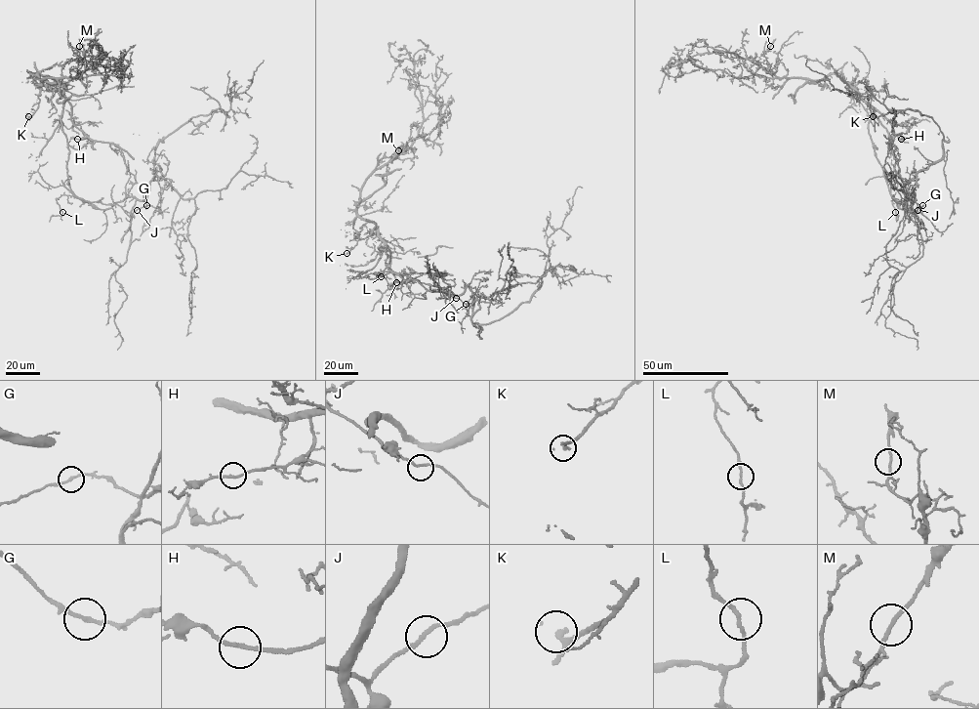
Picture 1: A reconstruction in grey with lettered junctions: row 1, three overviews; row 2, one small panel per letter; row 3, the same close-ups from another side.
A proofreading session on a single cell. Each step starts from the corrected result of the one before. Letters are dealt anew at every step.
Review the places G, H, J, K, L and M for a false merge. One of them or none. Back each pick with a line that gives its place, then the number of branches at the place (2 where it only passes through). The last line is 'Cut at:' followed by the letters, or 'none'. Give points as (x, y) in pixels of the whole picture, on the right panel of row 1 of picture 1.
G: place (922, 205); branches 2
Cut at: G

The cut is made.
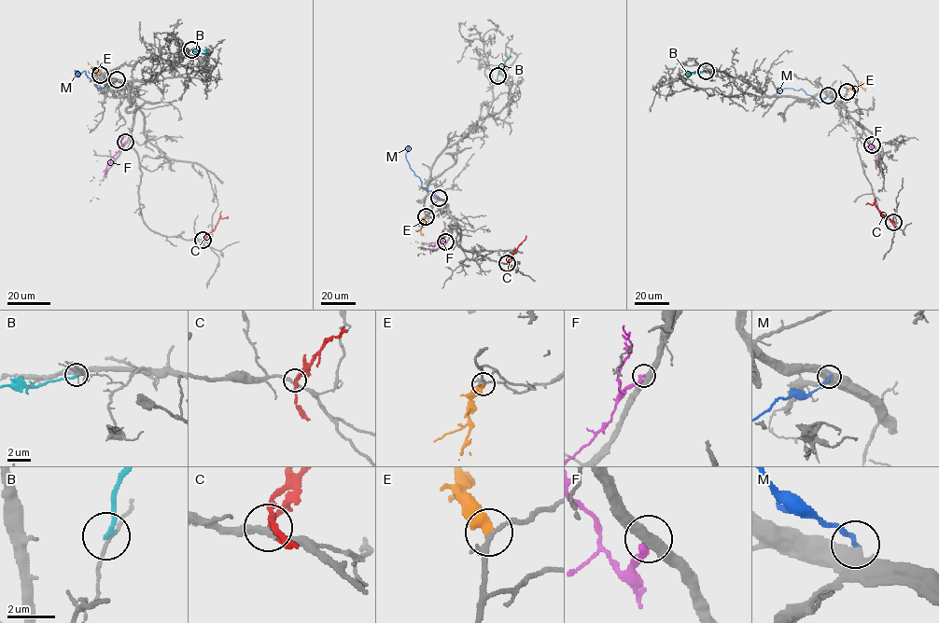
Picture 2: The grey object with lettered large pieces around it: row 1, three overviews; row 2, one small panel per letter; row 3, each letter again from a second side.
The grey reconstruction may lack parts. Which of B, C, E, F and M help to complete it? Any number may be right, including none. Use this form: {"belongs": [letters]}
{"belongs": ["E"]}

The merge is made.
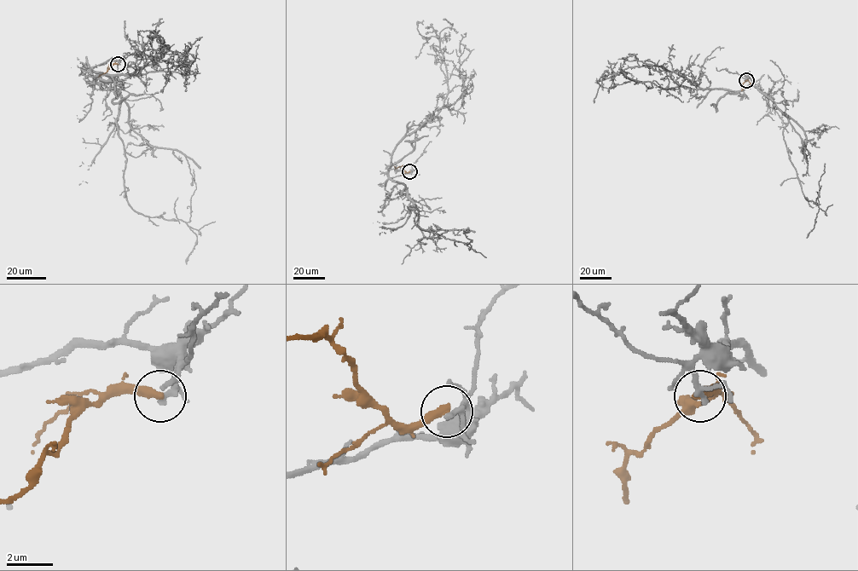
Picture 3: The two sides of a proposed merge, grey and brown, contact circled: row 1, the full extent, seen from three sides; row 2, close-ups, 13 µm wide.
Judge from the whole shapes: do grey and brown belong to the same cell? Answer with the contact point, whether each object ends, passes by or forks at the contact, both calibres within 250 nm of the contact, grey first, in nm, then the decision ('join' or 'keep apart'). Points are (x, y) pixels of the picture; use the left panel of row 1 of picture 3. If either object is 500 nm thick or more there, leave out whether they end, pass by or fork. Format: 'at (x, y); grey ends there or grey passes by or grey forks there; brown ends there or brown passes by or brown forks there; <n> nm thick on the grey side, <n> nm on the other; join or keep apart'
at (118, 64); grey passes by; brown ends there; 200 nm thick on the grey side, 400 nm on the other; keep apart

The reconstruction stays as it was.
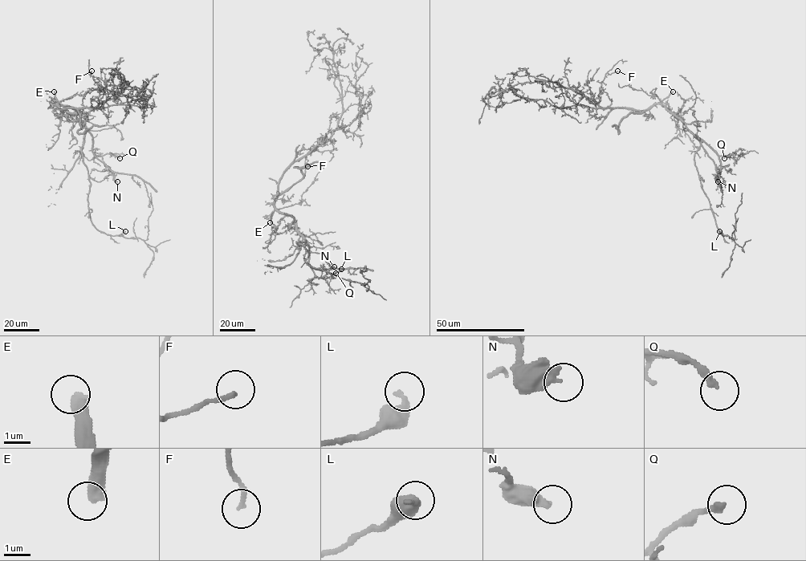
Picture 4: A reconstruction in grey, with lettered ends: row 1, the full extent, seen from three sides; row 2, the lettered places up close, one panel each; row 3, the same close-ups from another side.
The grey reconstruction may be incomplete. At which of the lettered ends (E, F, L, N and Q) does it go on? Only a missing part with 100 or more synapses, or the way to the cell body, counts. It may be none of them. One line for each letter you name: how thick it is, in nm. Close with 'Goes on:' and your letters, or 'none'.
E: calibre 420 nm
Goes on: E

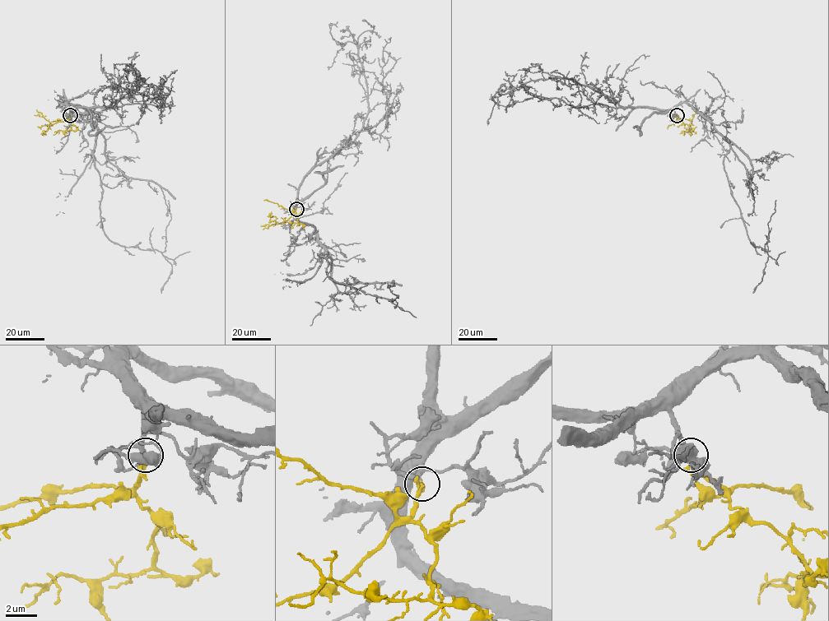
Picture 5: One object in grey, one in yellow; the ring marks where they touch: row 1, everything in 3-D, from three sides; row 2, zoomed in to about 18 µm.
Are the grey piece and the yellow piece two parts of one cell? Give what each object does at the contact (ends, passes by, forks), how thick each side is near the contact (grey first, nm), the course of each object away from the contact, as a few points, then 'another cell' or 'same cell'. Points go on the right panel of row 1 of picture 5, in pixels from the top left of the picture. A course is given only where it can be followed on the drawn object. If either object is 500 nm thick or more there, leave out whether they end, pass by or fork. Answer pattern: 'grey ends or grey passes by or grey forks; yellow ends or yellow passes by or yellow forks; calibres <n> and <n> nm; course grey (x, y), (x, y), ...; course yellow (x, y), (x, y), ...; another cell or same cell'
grey passes by; yellow passes by; calibres 240 and 240 nm; course grey (676, 114), (681, 103), (689, 104), (728, 144), (724, 166), (730, 193), (751, 243), (767, 252), (776, 200); course yellow (676, 115), (691, 122), (688, 132), (684, 131), (684, 134); same cell

